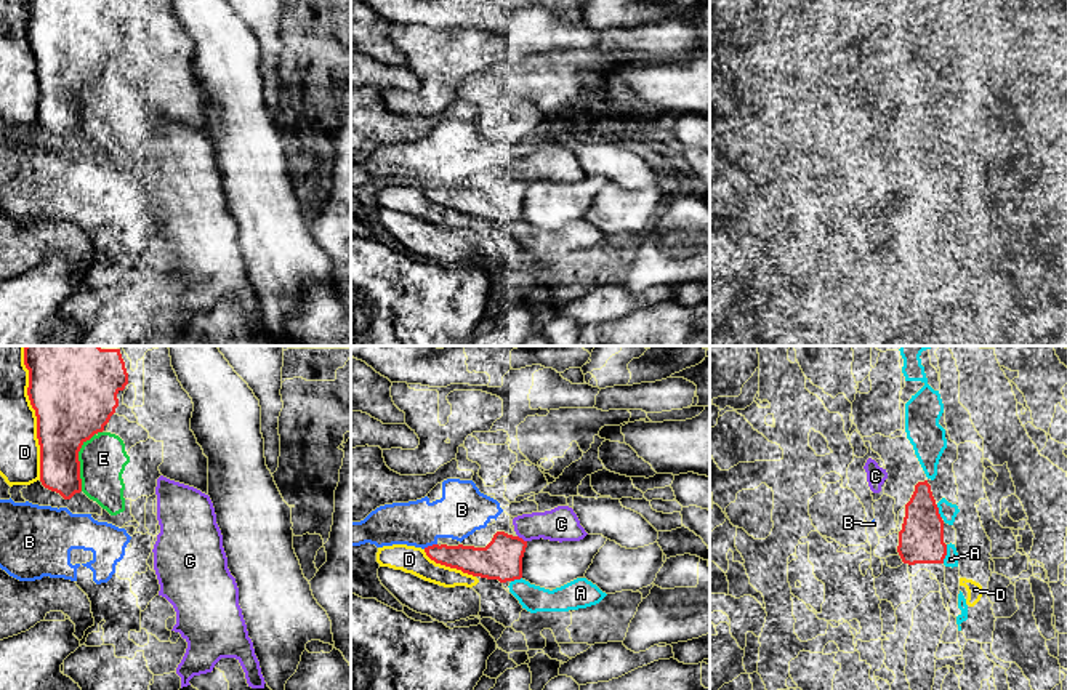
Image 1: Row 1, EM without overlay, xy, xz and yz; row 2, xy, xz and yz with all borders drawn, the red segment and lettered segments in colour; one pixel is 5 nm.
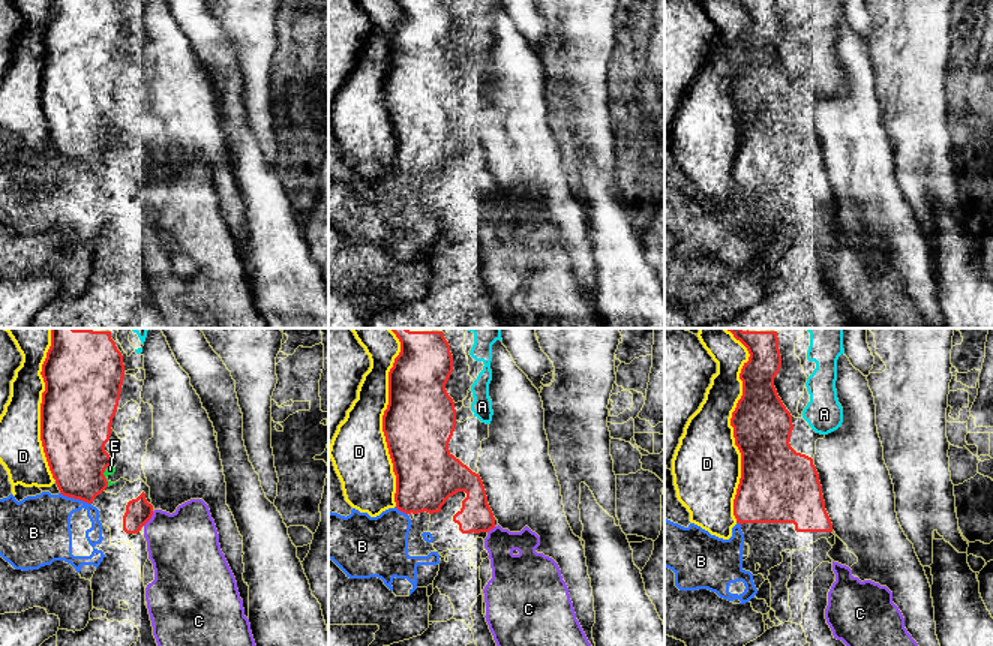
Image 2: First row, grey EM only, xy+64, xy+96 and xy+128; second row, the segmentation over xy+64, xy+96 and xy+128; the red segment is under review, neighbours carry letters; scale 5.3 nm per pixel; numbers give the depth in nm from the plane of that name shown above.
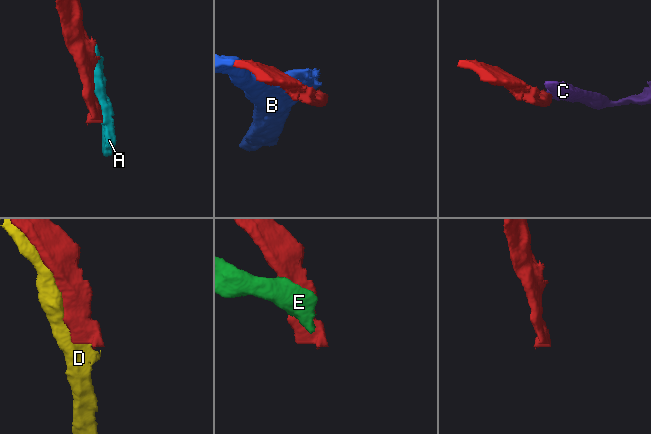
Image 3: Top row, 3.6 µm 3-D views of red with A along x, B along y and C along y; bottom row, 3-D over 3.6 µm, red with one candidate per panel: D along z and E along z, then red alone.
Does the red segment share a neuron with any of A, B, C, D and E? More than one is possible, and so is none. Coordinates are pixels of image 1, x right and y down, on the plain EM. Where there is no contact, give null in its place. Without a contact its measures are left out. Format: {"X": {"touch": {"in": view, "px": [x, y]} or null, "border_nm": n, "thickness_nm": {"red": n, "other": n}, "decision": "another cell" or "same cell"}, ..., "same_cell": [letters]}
{"A": {"touch": {"in": "yz", "px": [946, 196]}, "border_nm": 100, "thickness_nm": {"red": 220, "other": 70}, "decision": "another cell"}, "B": {"touch": {"in": "xz", "px": [430, 188]}, "border_nm": 80, "thickness_nm": {"red": 140, "other": 240}, "decision": "another cell"}, "C": {"touch": {"in": "xz", "px": [521, 180]}, "border_nm": 60, "thickness_nm": {"red": 200, "other": 180}, "decision": "another cell"}, "D": {"touch": {"in": "xy", "px": [37, 61]}, "border_nm": 600, "thickness_nm": {"red": 400, "other": 200}, "decision": "another cell"}, "E": {"touch": {"in": "xy", "px": [77, 100]}, "border_nm": 320, "thickness_nm": {"red": 340, "other": 240}, "decision": "another cell"}, "same_cell": []}

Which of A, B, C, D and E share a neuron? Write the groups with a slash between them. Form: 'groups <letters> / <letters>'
groups A / B / C E / D

